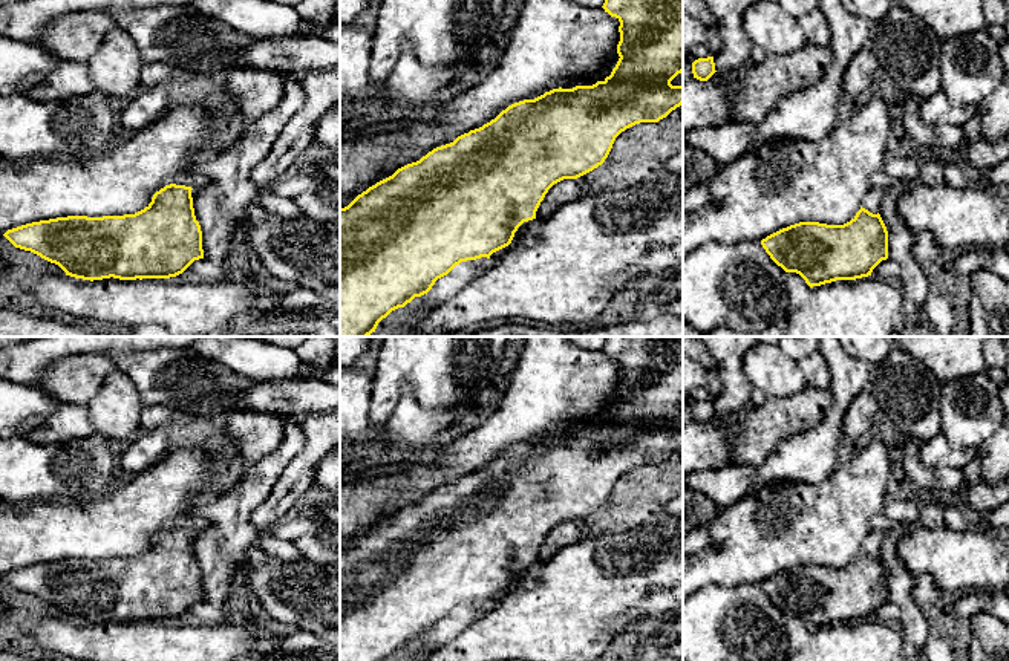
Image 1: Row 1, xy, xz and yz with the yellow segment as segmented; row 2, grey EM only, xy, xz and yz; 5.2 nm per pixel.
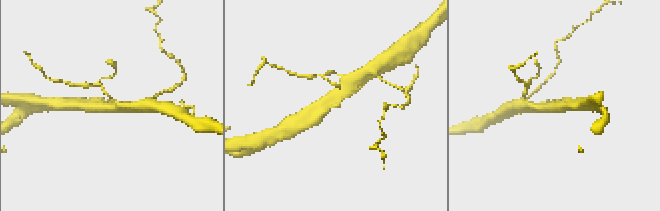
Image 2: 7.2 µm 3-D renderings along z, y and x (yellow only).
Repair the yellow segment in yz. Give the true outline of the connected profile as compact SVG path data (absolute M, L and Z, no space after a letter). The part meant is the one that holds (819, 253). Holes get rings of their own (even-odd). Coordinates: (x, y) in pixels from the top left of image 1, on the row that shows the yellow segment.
M871 187L860 210L844 225L799 222L767 236L761 245L778 266L785 272L799 274L810 288L868 277L888 259L888 231L879 214L883 193L885 190Z

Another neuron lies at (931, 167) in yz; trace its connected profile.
M926 158L920 164L920 182L939 185L943 182L945 161L940 158Z

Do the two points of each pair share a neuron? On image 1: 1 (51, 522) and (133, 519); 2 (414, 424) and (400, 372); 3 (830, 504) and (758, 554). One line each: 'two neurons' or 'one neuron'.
1: one neuron
2: two neurons
3: one neuron

